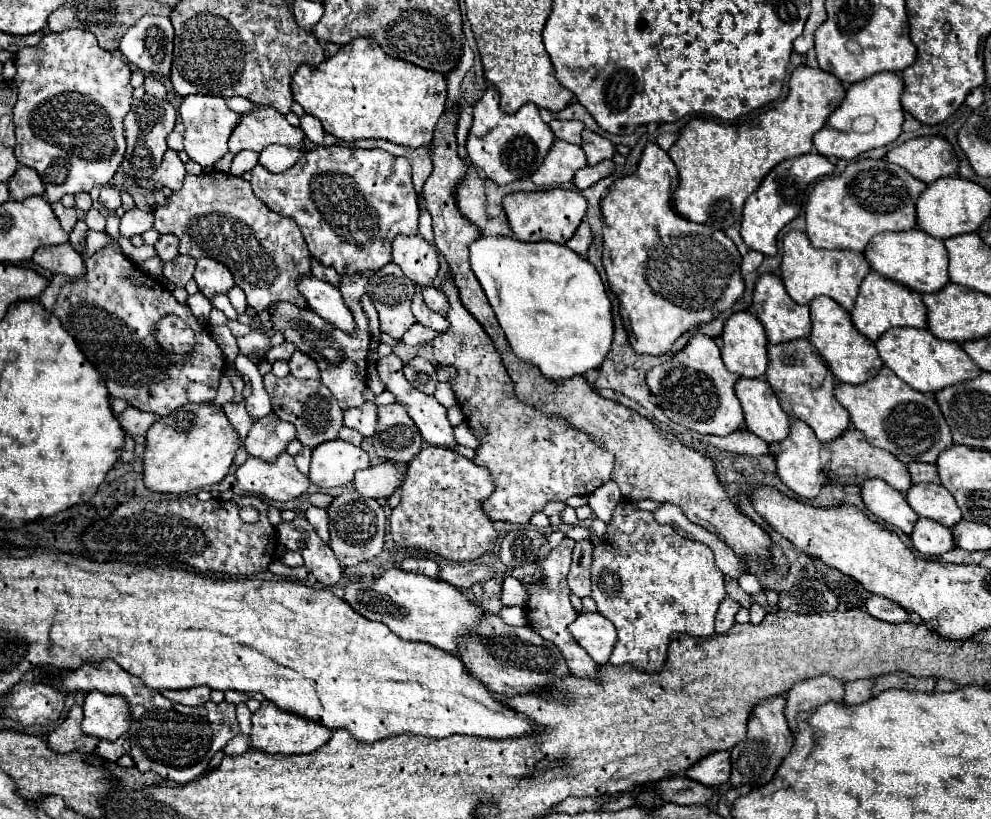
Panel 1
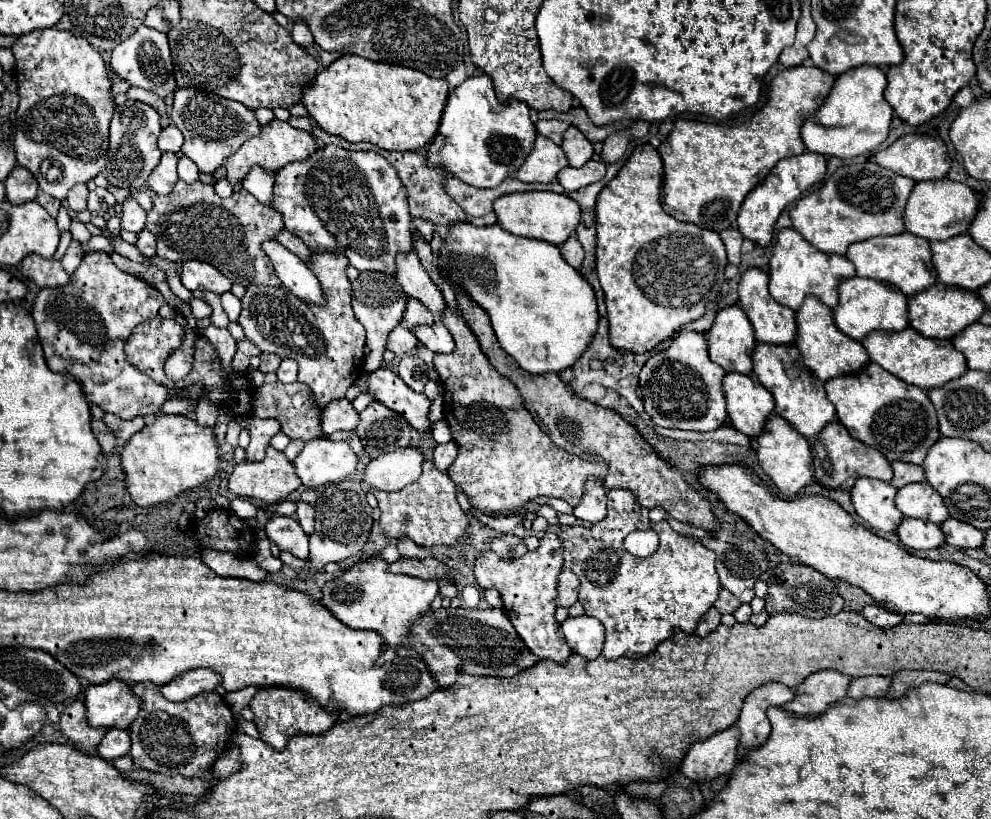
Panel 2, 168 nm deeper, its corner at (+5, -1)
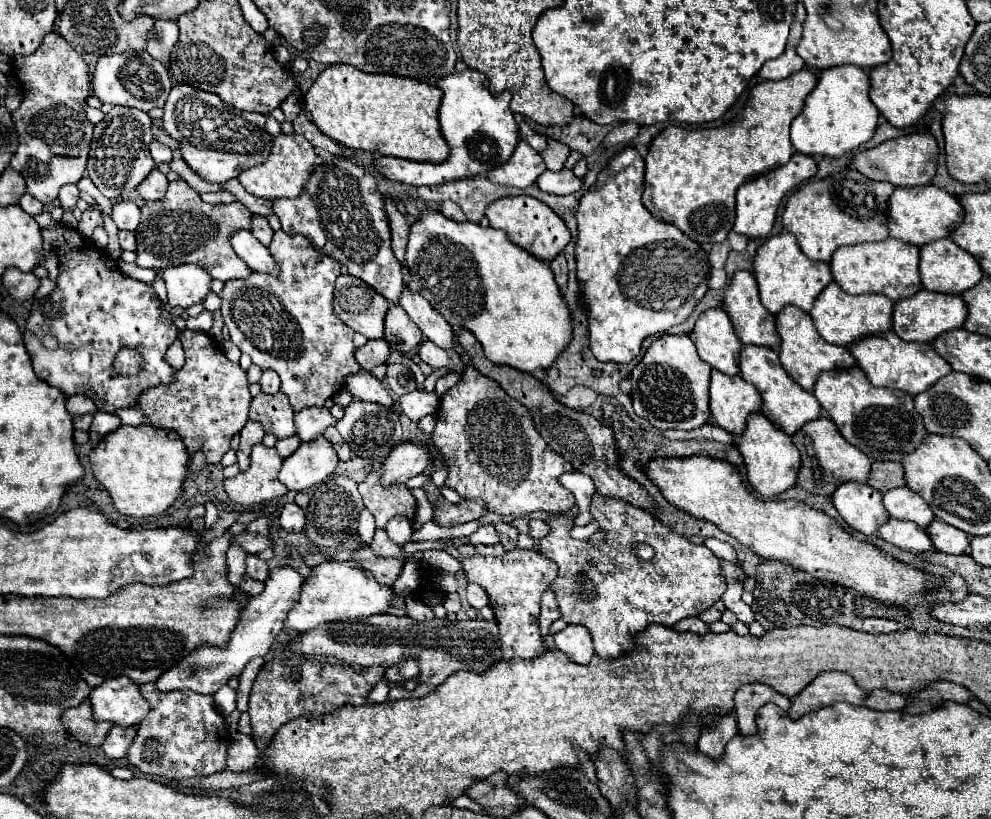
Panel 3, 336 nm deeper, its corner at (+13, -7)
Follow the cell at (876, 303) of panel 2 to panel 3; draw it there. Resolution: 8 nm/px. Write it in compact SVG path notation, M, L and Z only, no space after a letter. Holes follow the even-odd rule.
M830 283L814 301L810 317L818 329L818 333L834 345L850 345L854 339L866 335L878 335L892 329L892 301L884 295L848 295L840 289L840 285Z

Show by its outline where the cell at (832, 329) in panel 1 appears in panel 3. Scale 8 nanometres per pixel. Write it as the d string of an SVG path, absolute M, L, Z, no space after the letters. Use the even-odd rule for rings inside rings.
M786 307L776 315L776 329L780 335L780 353L778 353L780 363L784 365L786 373L806 391L812 391L814 381L822 371L850 369L856 365L854 357L850 355L850 351L846 347L838 347L838 345L832 345L822 339L818 335L818 331L814 329L810 315L798 307Z

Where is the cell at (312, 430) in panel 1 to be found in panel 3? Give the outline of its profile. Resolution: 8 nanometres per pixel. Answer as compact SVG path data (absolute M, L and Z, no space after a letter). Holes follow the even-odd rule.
M260 393L252 399L250 421L258 421L266 433L276 435L278 439L294 435L294 411L284 393L266 395Z

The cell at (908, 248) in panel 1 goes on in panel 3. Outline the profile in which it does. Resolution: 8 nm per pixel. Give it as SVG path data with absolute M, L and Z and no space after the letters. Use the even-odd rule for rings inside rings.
M888 237L878 243L860 243L852 247L840 247L830 261L834 281L850 295L862 293L878 293L886 295L892 301L906 299L922 289L920 273L918 273L920 251L916 245L902 243L898 239Z

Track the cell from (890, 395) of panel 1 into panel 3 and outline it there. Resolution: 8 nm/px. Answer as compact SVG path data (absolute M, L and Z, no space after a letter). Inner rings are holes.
M858 367L822 371L812 393L828 417L838 425L842 437L872 461L902 461L902 457L912 453L928 435L922 417L908 393L872 387Z

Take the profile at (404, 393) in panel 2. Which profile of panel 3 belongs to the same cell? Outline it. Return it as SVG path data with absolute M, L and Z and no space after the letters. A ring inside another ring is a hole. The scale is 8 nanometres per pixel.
M364 369L354 373L352 377L346 377L344 387L346 387L346 391L350 391L350 395L354 399L372 401L372 403L380 403L380 405L394 405L388 391L384 389L384 385Z

